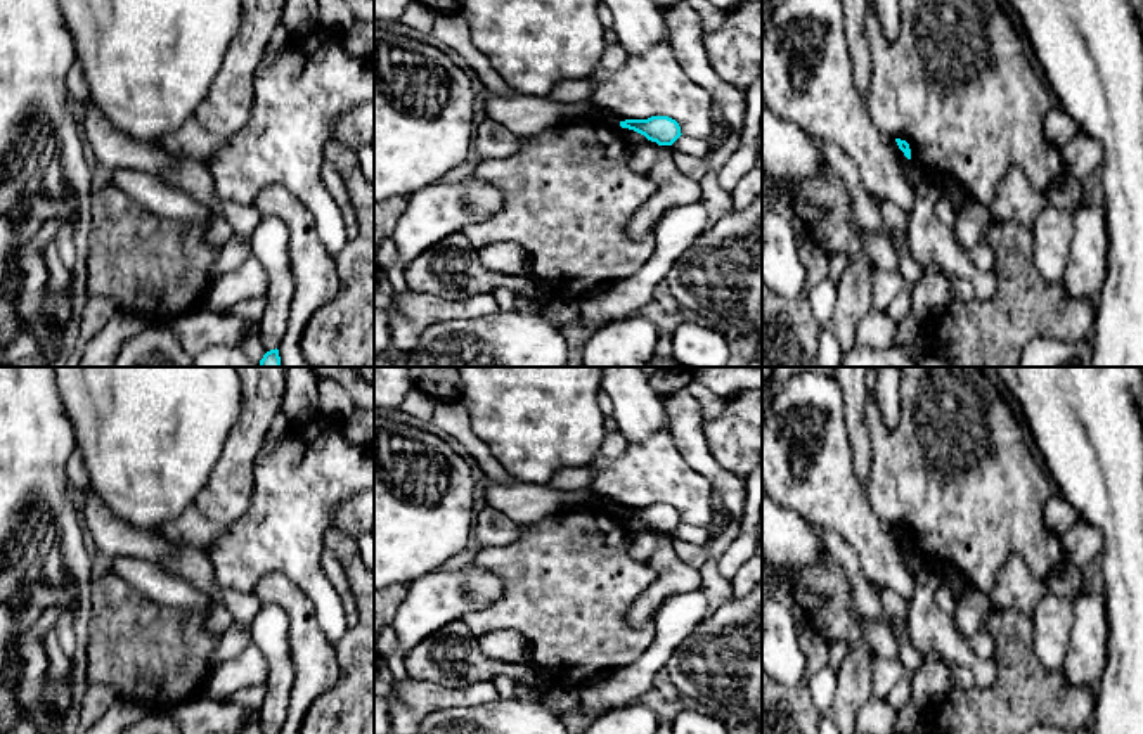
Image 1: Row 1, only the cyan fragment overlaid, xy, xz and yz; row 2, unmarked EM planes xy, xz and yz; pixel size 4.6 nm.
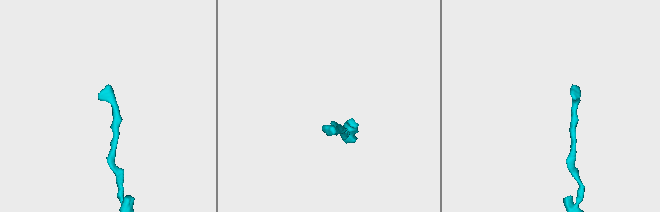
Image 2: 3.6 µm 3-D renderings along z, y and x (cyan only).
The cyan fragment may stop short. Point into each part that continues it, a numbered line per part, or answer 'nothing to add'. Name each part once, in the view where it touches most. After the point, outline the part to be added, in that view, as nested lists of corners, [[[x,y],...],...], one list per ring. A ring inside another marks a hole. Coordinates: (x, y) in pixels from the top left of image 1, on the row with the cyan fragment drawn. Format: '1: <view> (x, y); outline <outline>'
nothing to add

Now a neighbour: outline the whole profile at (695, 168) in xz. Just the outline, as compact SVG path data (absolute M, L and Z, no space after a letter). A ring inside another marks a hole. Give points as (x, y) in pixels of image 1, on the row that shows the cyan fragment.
M674 152L672 161L681 173L694 180L700 180L708 171L708 161L703 158Z

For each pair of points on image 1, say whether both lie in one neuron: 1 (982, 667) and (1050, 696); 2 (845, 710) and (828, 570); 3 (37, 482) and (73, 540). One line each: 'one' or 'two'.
1: two
2: one
3: one

